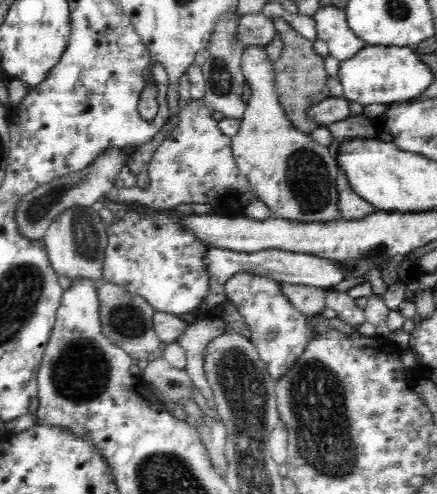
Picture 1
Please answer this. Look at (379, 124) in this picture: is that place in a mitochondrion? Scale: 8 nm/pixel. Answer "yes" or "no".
no

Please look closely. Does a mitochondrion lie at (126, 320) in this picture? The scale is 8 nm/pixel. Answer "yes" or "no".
yes

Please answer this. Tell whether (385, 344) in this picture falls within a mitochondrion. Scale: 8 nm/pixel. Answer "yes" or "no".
no

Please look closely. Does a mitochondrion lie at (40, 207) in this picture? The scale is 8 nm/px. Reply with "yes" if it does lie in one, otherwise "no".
yes

